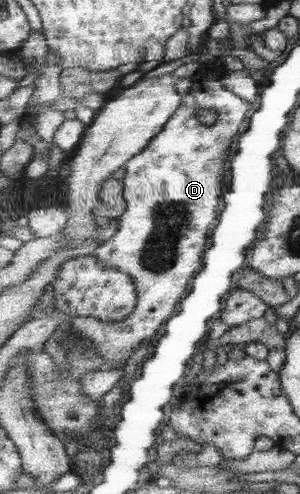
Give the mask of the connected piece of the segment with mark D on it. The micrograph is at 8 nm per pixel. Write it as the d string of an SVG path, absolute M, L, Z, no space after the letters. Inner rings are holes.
M212 62L212 67L201 66L192 75L192 85L183 97L182 105L177 114L164 126L157 137L150 142L141 154L133 157L125 165L125 197L127 209L120 217L120 230L107 242L104 242L92 255L106 266L114 266L122 273L134 278L137 284L137 307L128 320L121 323L105 323L95 318L72 318L70 320L75 333L82 338L91 340L98 352L104 355L110 363L120 363L124 366L138 347L154 337L162 329L162 325L179 310L184 296L189 292L192 280L197 277L203 264L202 255L207 251L206 245L212 238L216 221L219 221L220 211L223 211L223 201L226 190L222 187L226 159L235 153L234 137L240 133L240 123L246 119L252 103L230 91L220 81L226 72L222 66ZM199 109L211 109L219 114L214 125L202 123L197 113Z

